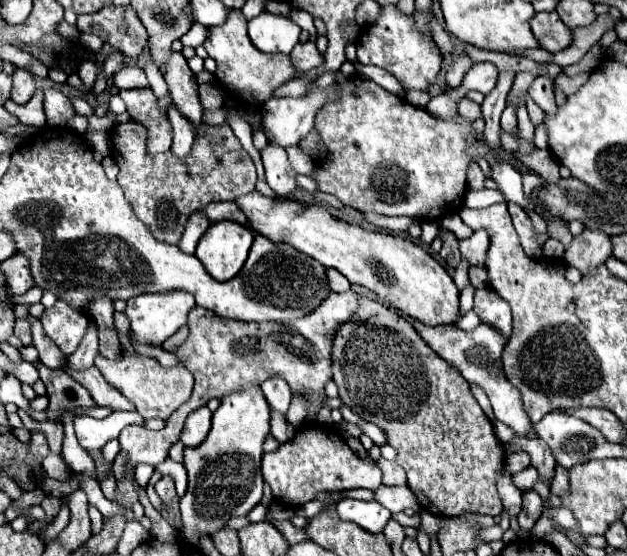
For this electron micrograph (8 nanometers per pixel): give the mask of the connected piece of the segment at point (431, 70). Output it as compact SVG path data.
M381 5L381 13L367 29L367 33L361 33L357 41L357 59L363 65L377 65L393 73L399 83L405 89L419 89L427 91L429 85L435 81L439 69L441 69L441 51L435 45L433 37L427 33L421 33L415 27L415 17L405 15L397 9L397 5Z

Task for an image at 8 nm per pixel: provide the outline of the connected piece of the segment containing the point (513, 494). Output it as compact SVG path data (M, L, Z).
M503 467L499 477L497 477L497 489L499 489L499 497L503 501L503 507L507 509L509 517L517 515L521 509L521 491L513 485L511 481L511 473Z

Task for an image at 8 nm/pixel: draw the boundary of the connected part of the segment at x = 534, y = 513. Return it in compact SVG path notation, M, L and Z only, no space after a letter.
M523 491L523 509L519 513L519 527L521 529L531 529L537 519L541 517L541 505L543 499L535 491Z

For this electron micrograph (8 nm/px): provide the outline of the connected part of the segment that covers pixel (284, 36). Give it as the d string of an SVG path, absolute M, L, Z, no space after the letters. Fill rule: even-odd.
M267 11L249 21L249 39L263 53L289 53L299 43L299 33L297 23Z

